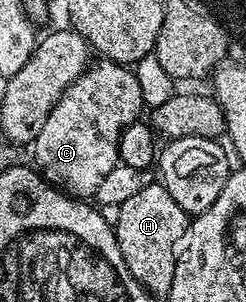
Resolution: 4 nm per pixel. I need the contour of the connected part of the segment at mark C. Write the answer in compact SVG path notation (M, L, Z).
M94 60L84 73L78 75L64 89L61 97L46 115L39 135L31 143L34 161L32 164L41 178L54 189L60 189L62 193L78 199L92 198L96 194L99 183L103 183L104 176L118 165L117 140L126 126L138 120L137 112L140 109L143 109L143 102L136 72L132 68L118 65L115 61Z

